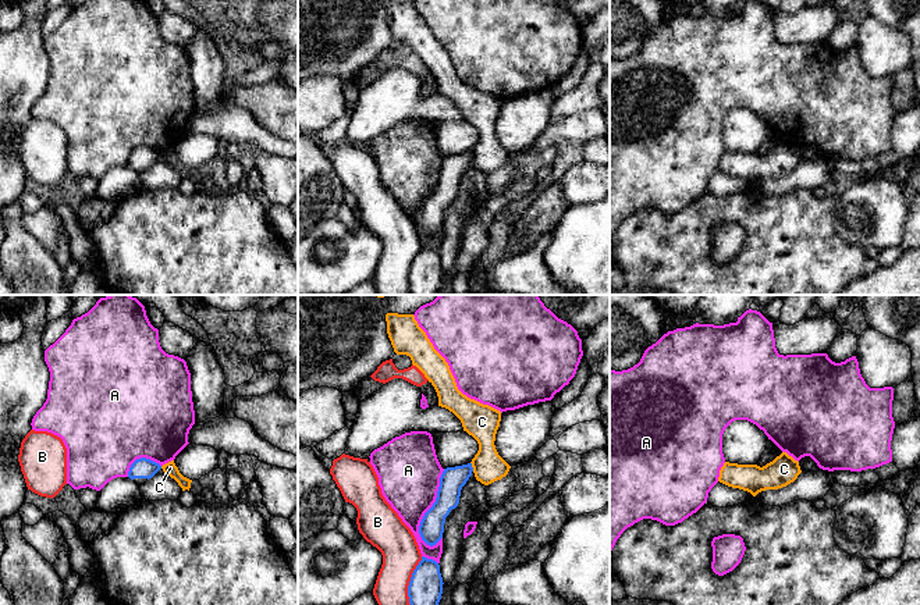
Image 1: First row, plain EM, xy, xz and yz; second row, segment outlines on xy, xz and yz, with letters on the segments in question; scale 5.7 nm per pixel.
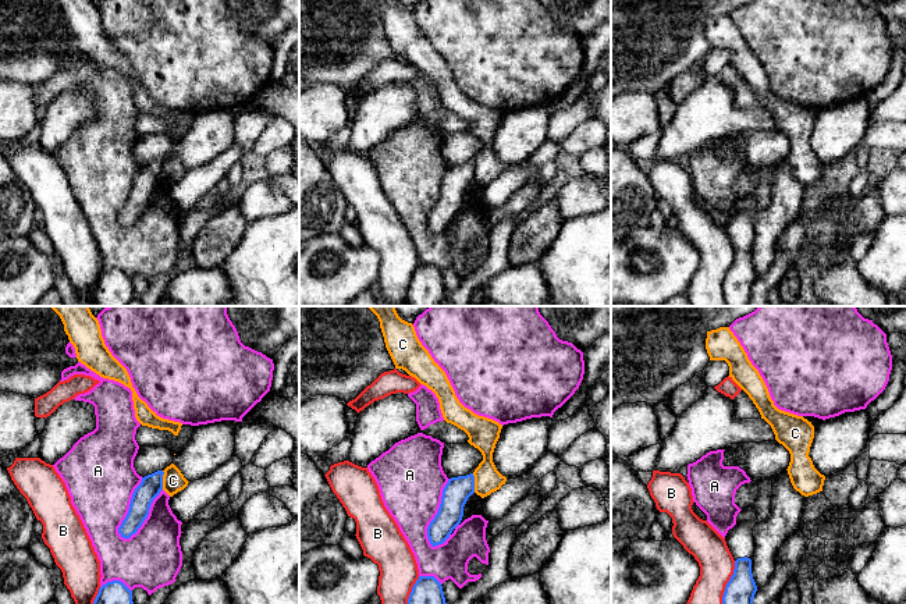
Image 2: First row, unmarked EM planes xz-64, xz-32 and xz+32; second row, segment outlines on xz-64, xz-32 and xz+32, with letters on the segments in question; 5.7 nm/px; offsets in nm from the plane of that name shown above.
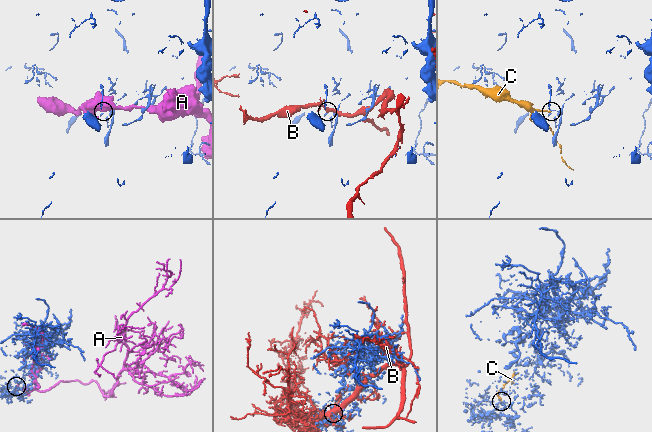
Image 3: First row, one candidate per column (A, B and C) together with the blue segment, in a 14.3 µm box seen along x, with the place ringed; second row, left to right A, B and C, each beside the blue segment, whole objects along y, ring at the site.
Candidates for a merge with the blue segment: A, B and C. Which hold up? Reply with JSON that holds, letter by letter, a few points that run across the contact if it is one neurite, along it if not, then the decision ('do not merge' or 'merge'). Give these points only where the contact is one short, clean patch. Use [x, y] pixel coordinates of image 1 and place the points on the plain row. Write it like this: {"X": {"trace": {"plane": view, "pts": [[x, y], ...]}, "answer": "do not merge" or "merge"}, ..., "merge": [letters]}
{"A": {"answer": "do not merge"}, "B": {"answer": "do not merge"}, "C": {"answer": "do not merge"}, "merge": []}

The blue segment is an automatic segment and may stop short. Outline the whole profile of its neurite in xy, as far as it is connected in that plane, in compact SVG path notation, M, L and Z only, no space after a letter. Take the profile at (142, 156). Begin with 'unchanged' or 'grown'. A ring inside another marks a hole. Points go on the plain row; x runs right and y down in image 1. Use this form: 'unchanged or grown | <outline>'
unchanged | M141 146L136 147L128 160L128 166L131 168L134 167L152 167L159 159L161 157L161 154L150 147L146 146Z

